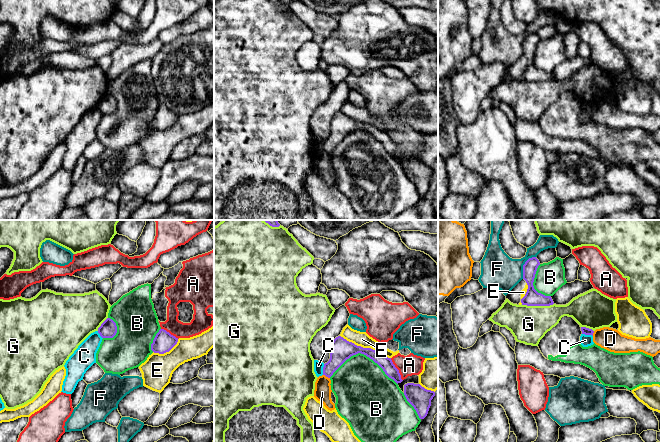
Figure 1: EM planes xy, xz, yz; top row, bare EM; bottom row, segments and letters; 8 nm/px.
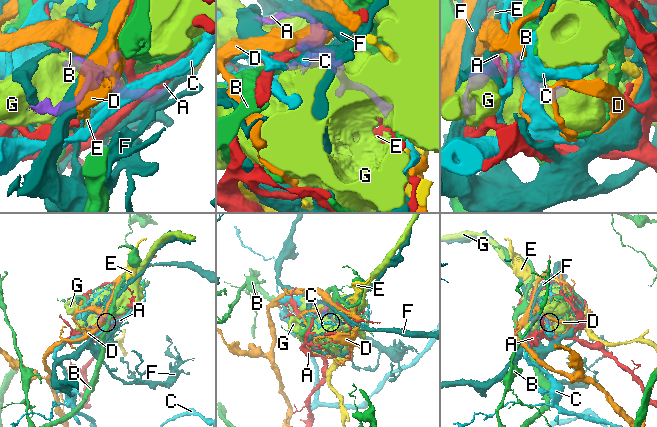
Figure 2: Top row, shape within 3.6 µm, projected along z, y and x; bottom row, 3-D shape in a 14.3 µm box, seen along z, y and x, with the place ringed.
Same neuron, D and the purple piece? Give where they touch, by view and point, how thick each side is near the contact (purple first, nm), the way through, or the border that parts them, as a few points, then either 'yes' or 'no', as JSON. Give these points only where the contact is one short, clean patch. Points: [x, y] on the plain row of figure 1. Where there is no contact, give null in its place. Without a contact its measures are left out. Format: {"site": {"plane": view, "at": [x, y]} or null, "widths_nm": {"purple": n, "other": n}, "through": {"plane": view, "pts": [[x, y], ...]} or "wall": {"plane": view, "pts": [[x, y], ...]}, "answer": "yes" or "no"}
{"site": {"plane": "xz", "at": [326, 152]}, "widths_nm": {"purple": 170, "other": 140}, "wall": {"plane": "xz", "pts": [[323, 150], [329, 154]]}, "answer": "no"}

